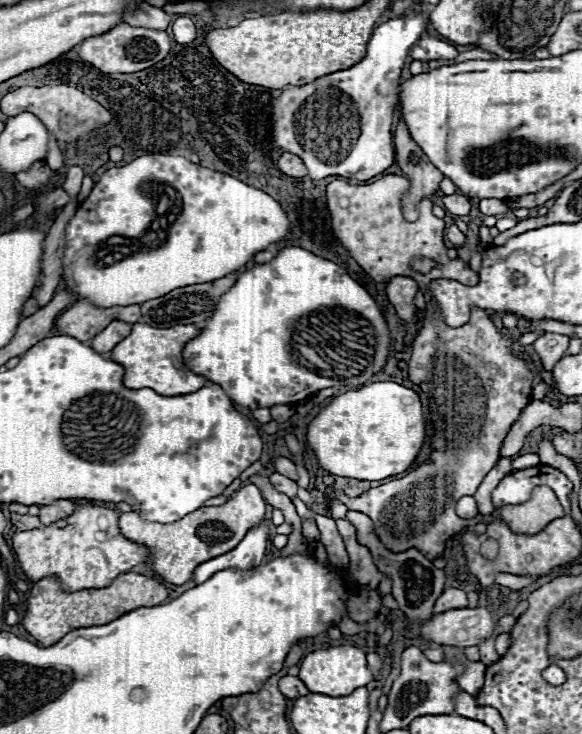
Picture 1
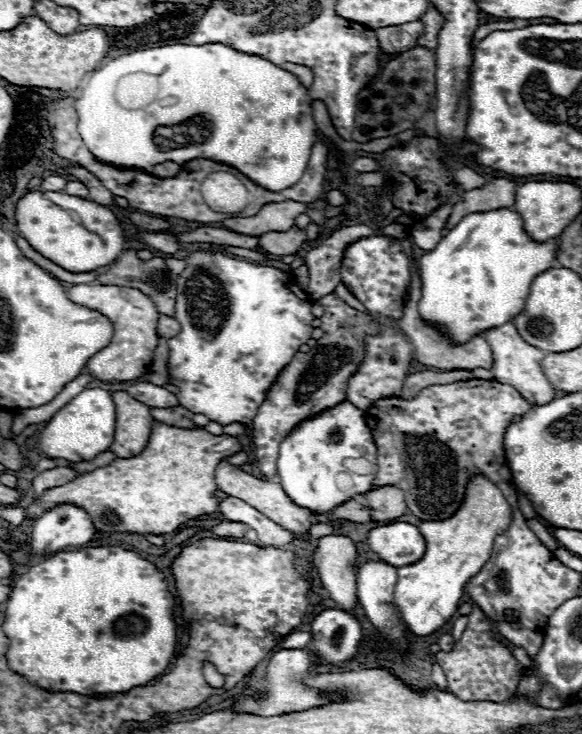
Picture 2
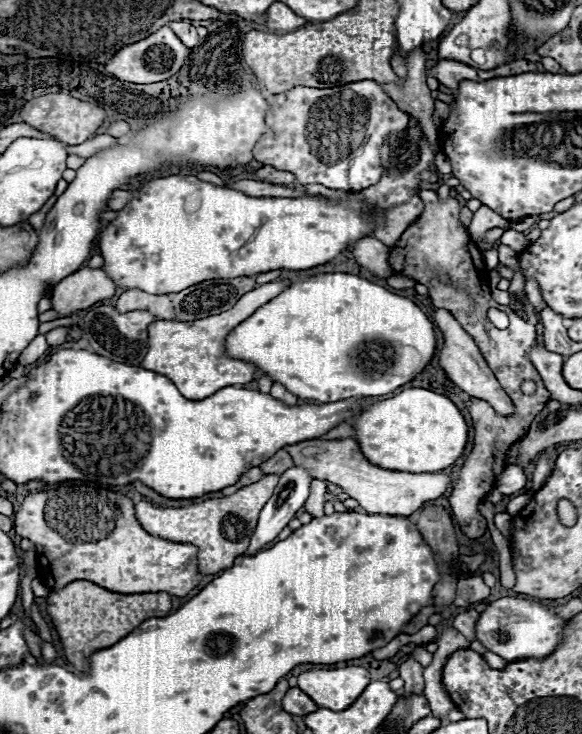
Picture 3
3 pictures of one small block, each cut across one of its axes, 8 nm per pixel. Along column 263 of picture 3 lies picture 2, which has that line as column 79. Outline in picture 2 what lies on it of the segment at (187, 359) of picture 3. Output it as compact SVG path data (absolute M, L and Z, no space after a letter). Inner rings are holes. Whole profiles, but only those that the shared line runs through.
M76 284L68 288L66 294L74 304L80 304L104 314L114 326L114 336L110 344L100 352L96 352L86 362L88 374L92 374L94 380L102 380L102 382L114 382L114 380L128 382L128 380L140 378L152 360L154 348L158 346L156 326L158 326L160 314L156 312L156 306L152 304L152 300L148 300L142 292L132 288L100 286L100 284Z

